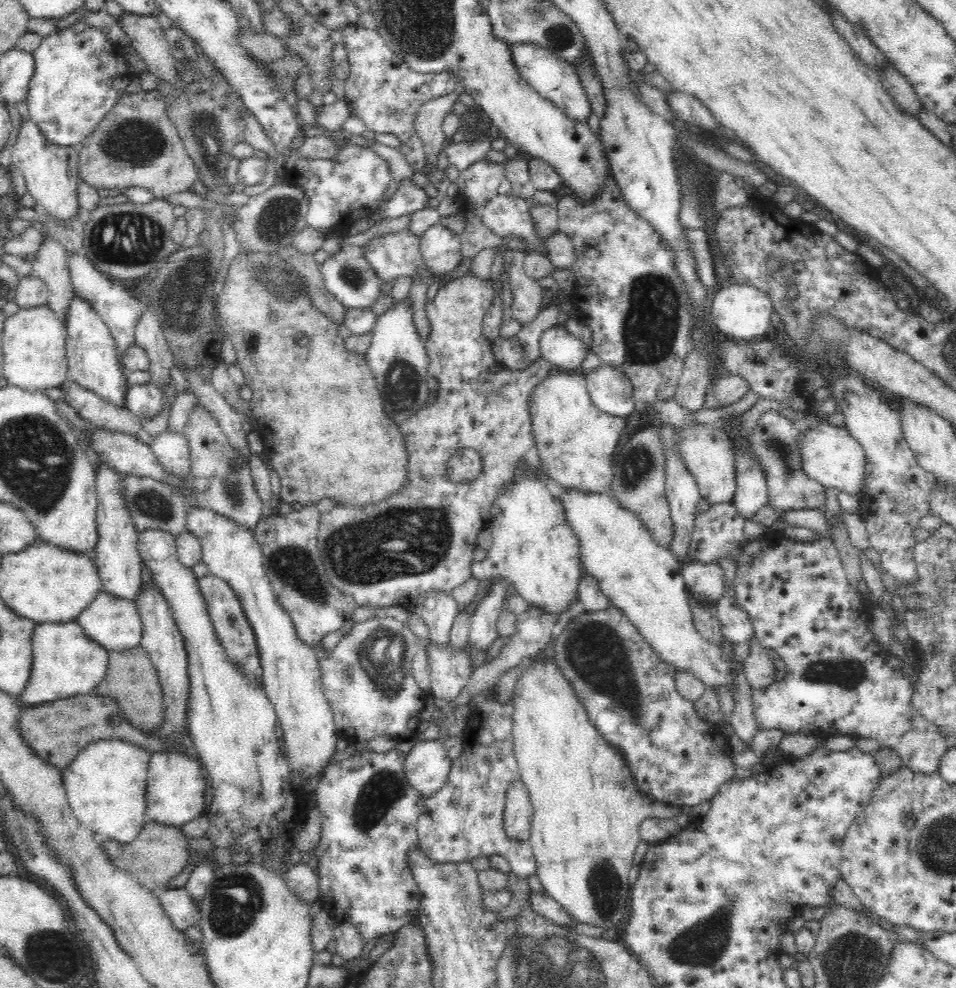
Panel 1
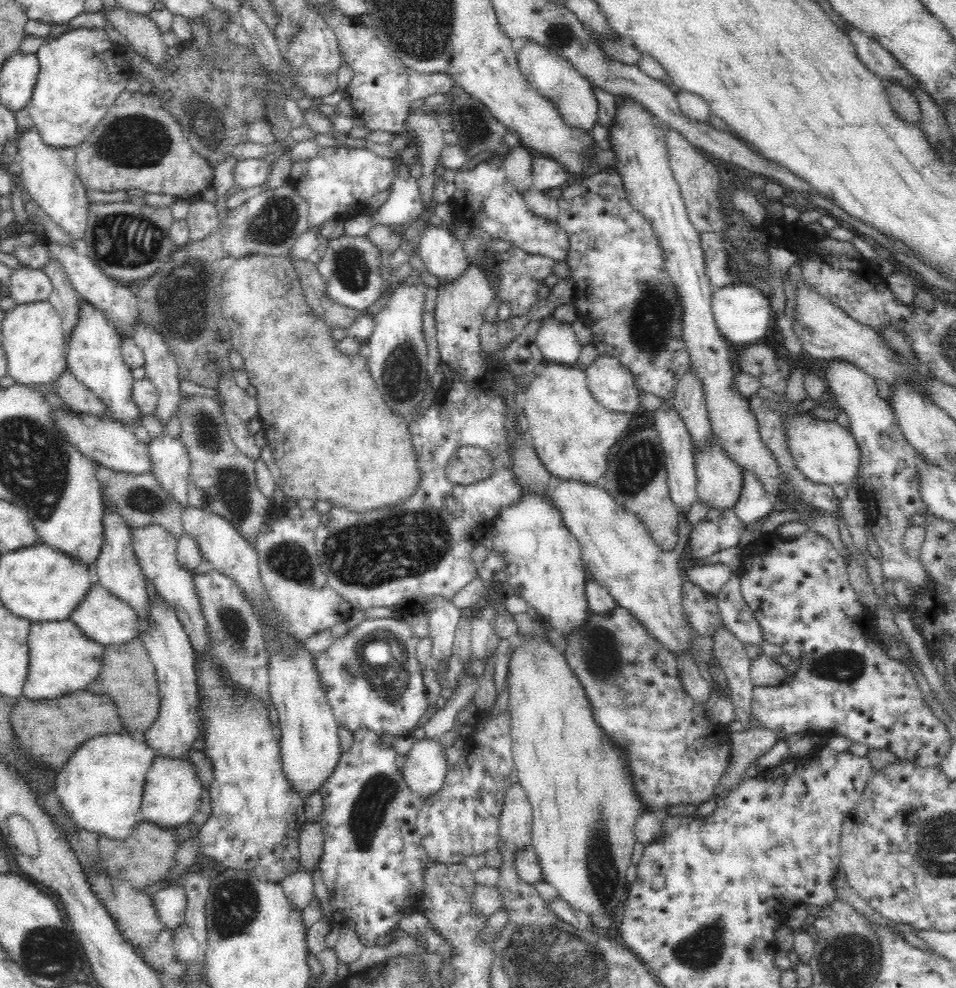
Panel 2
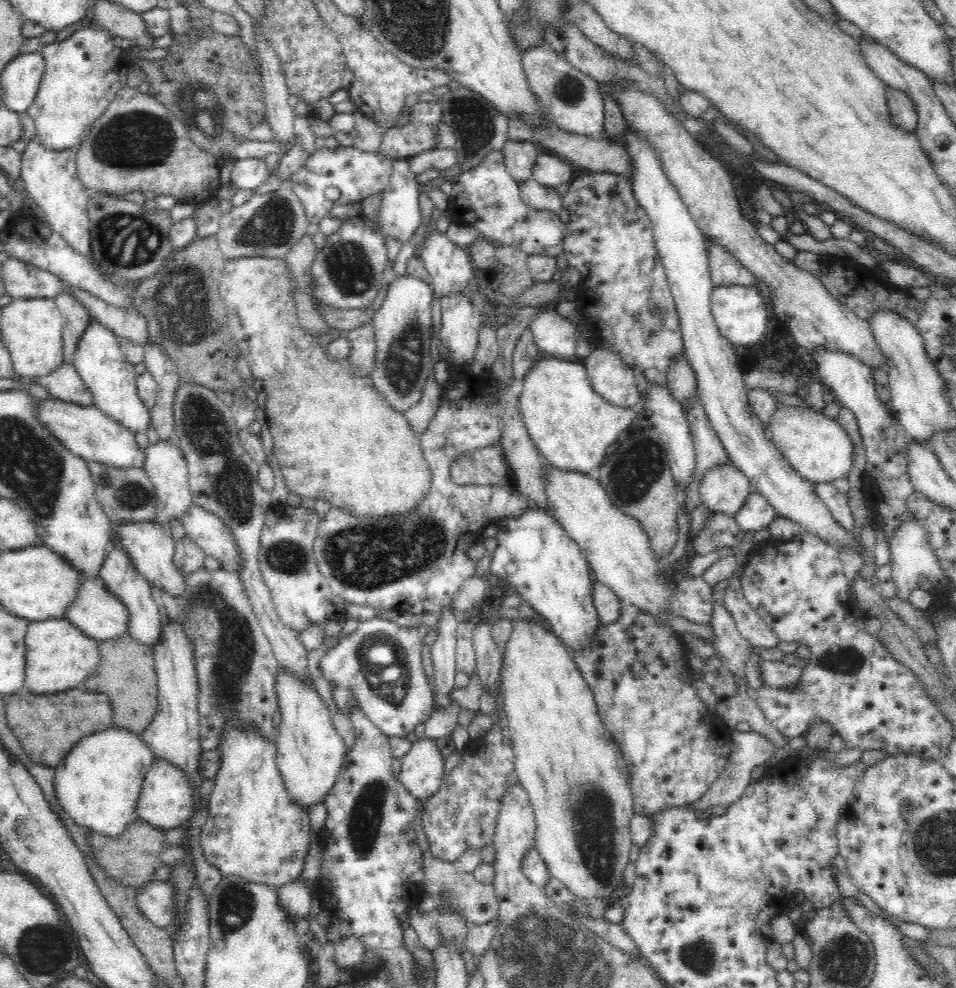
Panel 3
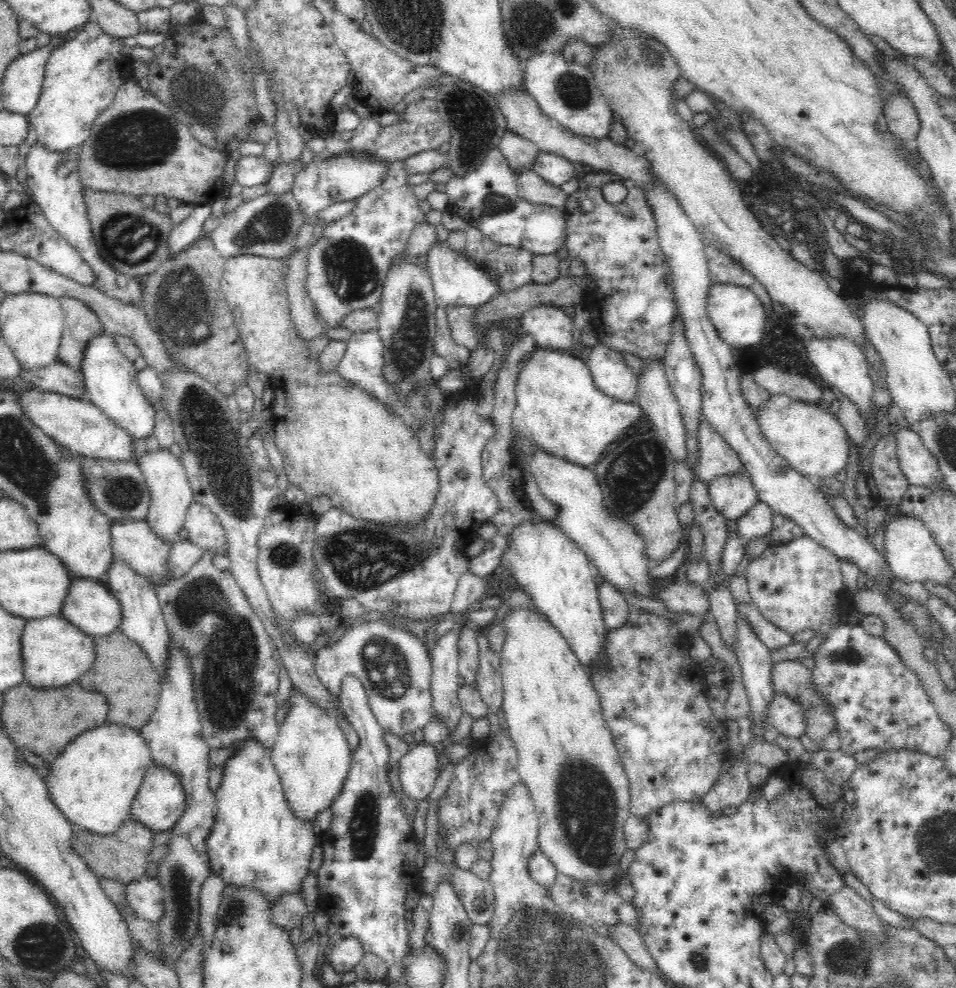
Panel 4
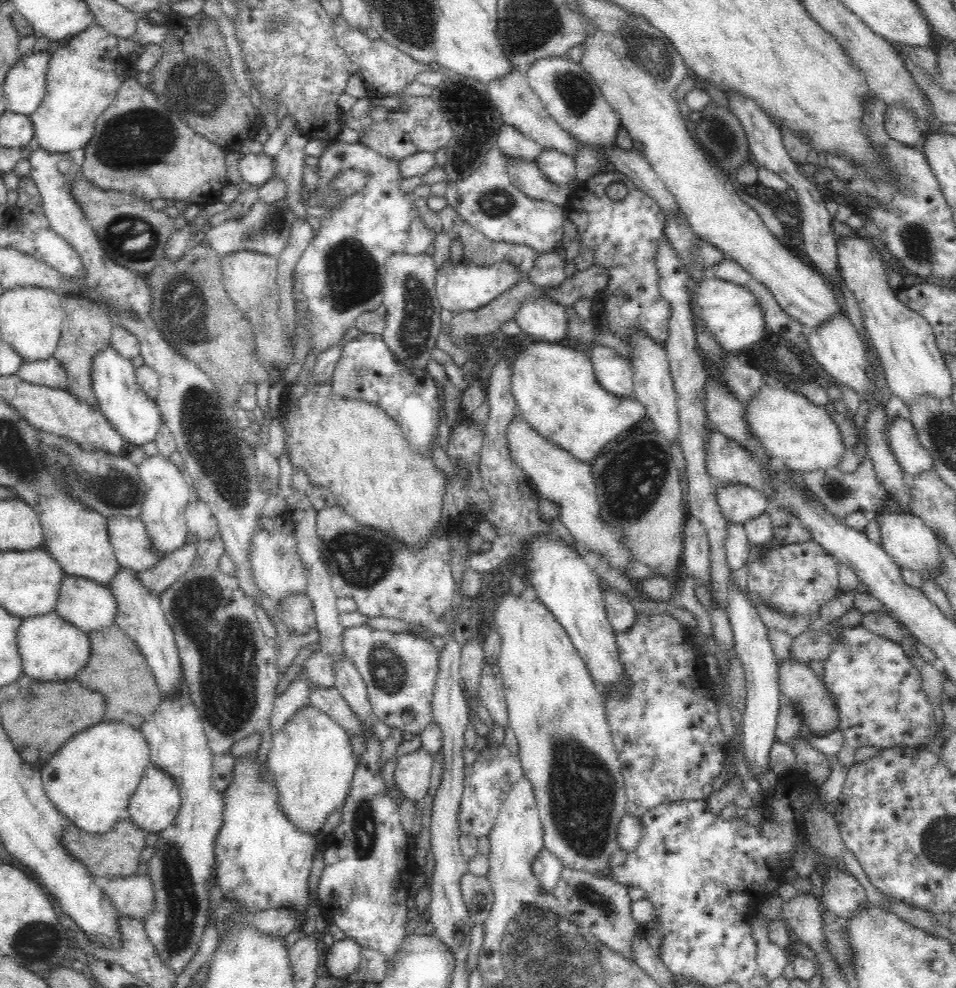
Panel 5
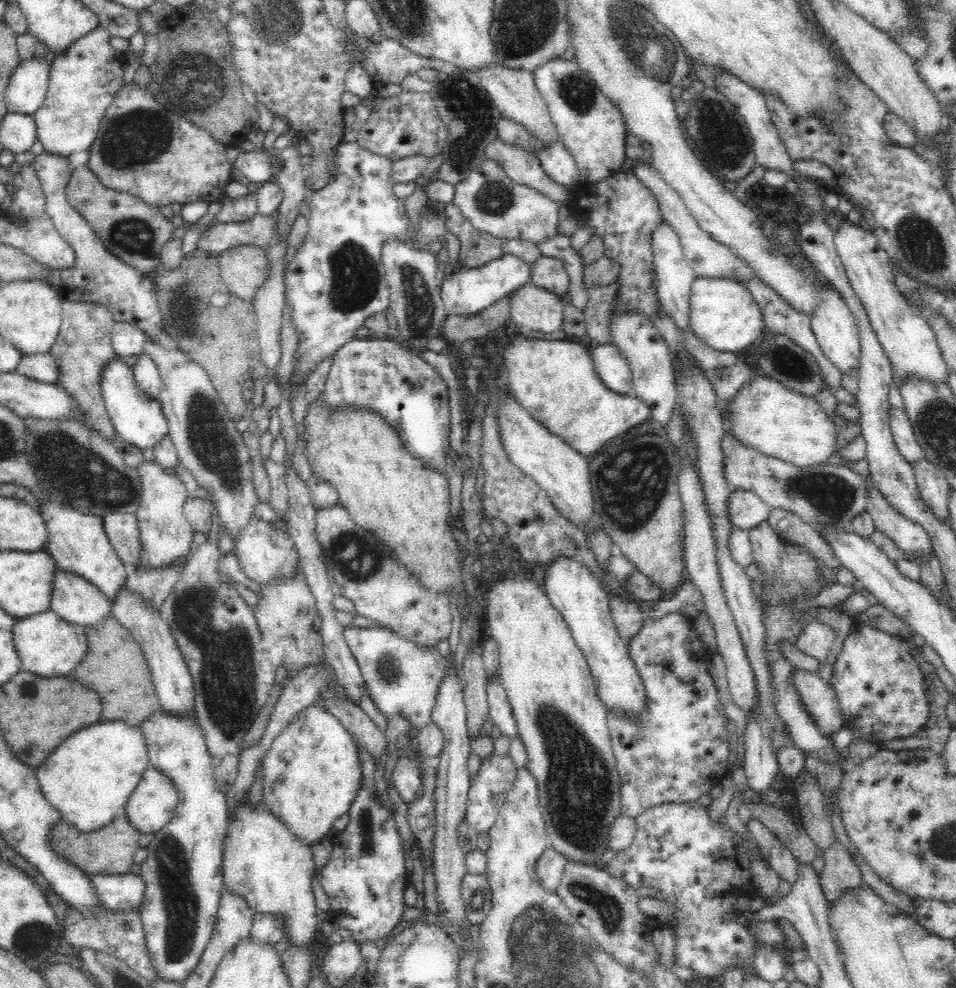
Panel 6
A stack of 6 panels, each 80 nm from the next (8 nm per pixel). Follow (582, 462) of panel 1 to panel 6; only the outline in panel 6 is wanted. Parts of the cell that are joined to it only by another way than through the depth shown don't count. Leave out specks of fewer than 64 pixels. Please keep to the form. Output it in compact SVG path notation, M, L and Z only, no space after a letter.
M516 335L504 348L502 364L510 392L529 417L585 458L651 416L649 406L633 394L616 394L600 381L589 353L586 342L526 339Z

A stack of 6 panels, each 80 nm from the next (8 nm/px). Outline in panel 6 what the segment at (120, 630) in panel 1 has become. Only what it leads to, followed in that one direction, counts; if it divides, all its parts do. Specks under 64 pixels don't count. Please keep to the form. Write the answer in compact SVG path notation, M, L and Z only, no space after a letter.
M58 568L53 582L51 609L65 621L83 626L84 628L97 625L111 615L113 601L102 594L91 582L84 577Z

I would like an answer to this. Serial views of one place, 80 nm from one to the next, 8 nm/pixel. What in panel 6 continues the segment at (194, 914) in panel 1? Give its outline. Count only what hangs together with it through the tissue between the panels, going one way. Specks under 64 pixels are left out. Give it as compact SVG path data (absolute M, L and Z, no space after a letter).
M139 874L91 876L90 881L96 888L102 908L121 912L140 912L140 904L146 894L146 883Z

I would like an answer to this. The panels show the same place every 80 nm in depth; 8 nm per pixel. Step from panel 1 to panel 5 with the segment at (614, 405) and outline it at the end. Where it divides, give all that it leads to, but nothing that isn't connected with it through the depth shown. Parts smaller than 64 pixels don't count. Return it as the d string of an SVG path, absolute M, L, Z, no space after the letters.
M595 344L590 350L590 361L596 381L618 398L634 397L633 368L613 348Z

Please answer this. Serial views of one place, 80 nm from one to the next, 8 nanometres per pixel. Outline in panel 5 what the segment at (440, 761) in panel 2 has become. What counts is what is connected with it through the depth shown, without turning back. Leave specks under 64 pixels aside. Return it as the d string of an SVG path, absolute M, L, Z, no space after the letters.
M421 746L398 757L393 778L400 792L412 801L420 801L428 792L433 760Z

